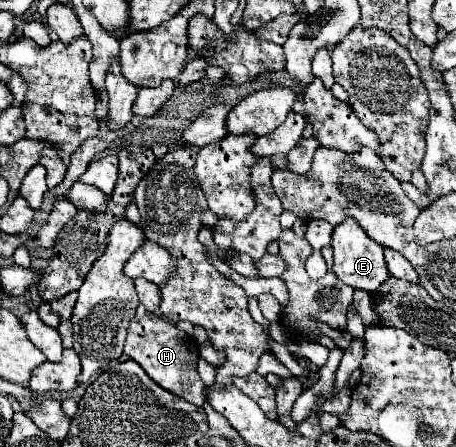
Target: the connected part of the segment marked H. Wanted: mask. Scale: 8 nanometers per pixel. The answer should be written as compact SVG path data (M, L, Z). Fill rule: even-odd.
M141 304L137 306L137 312L129 324L125 350L123 354L131 360L135 360L153 382L163 386L165 390L177 394L179 398L193 402L195 406L203 408L203 380L197 374L197 360L199 360L199 344L193 336L177 330L177 326L169 320L165 320L159 314L147 312Z

